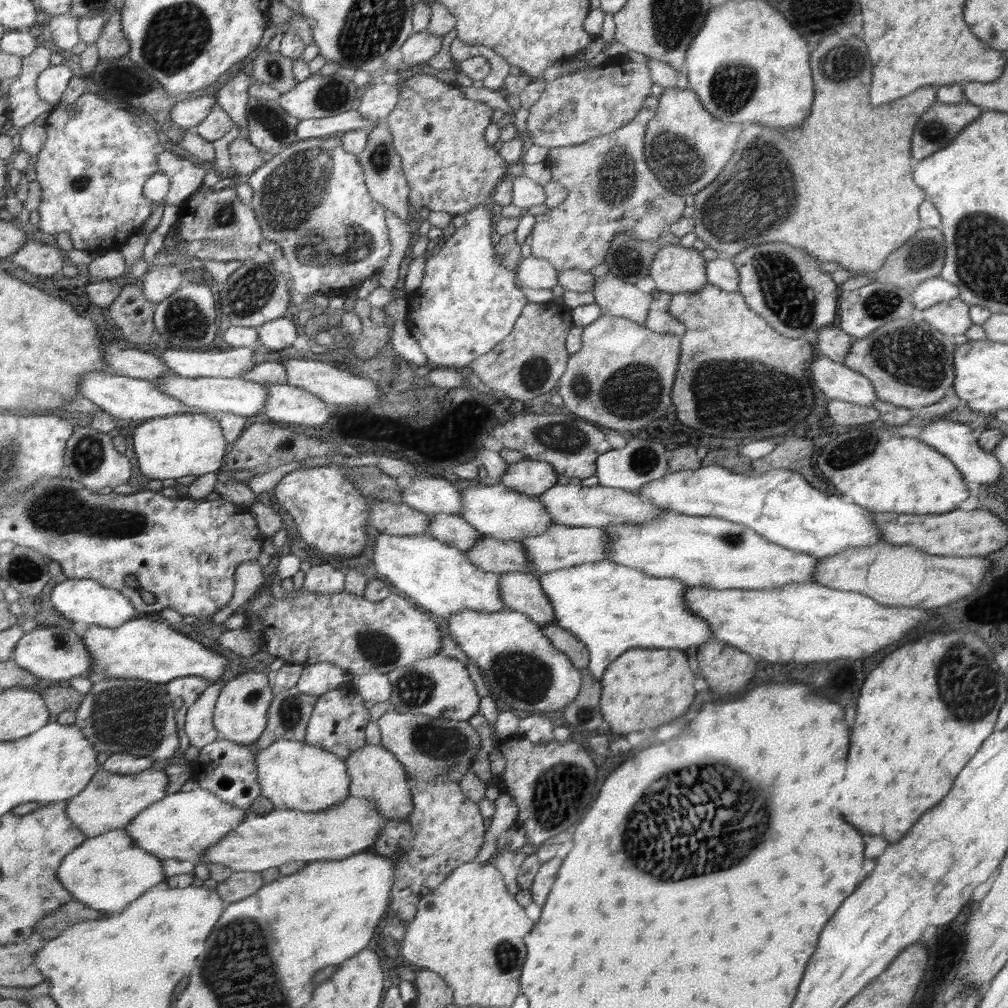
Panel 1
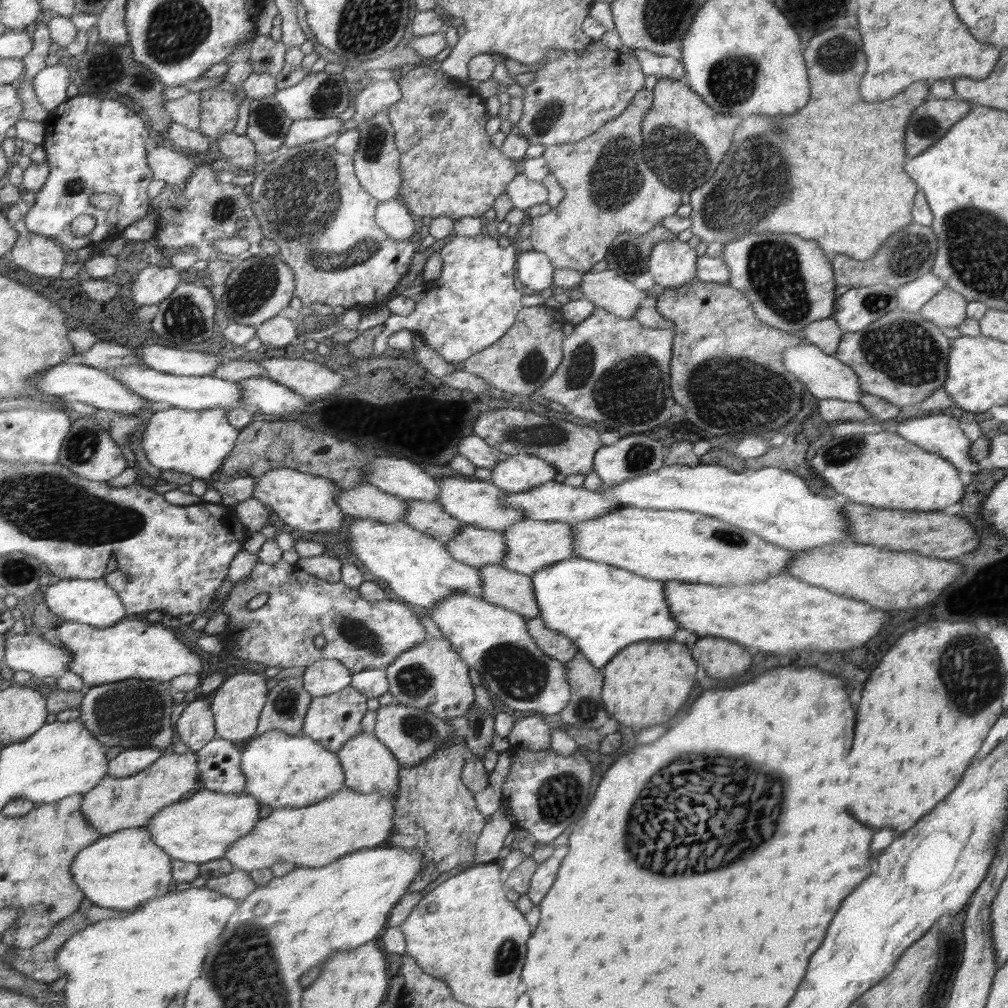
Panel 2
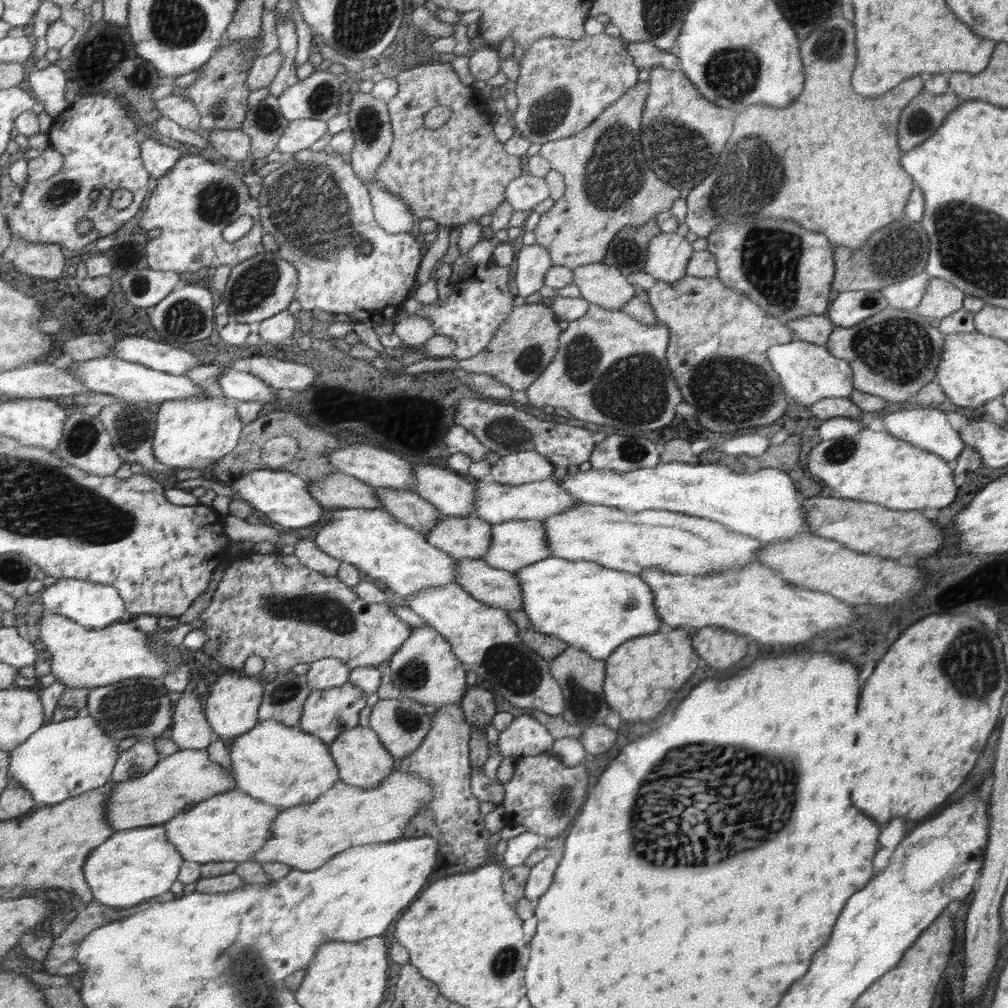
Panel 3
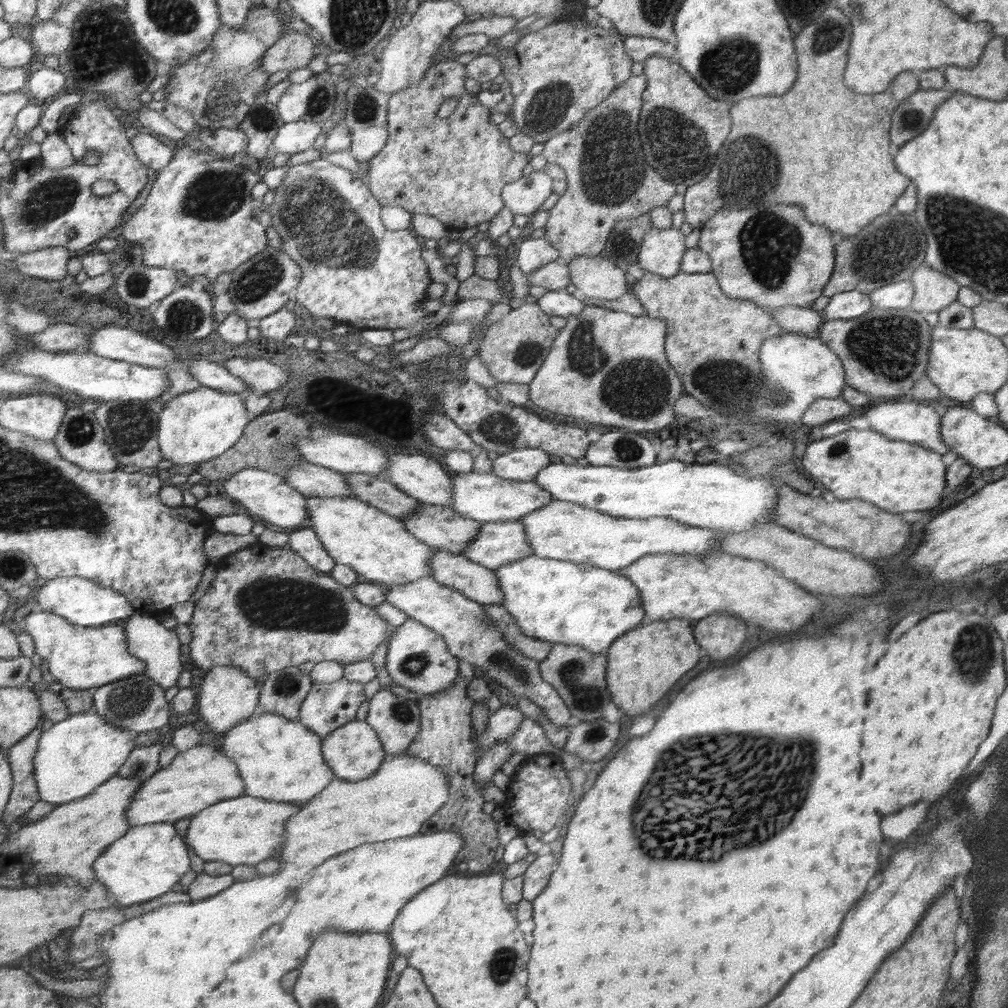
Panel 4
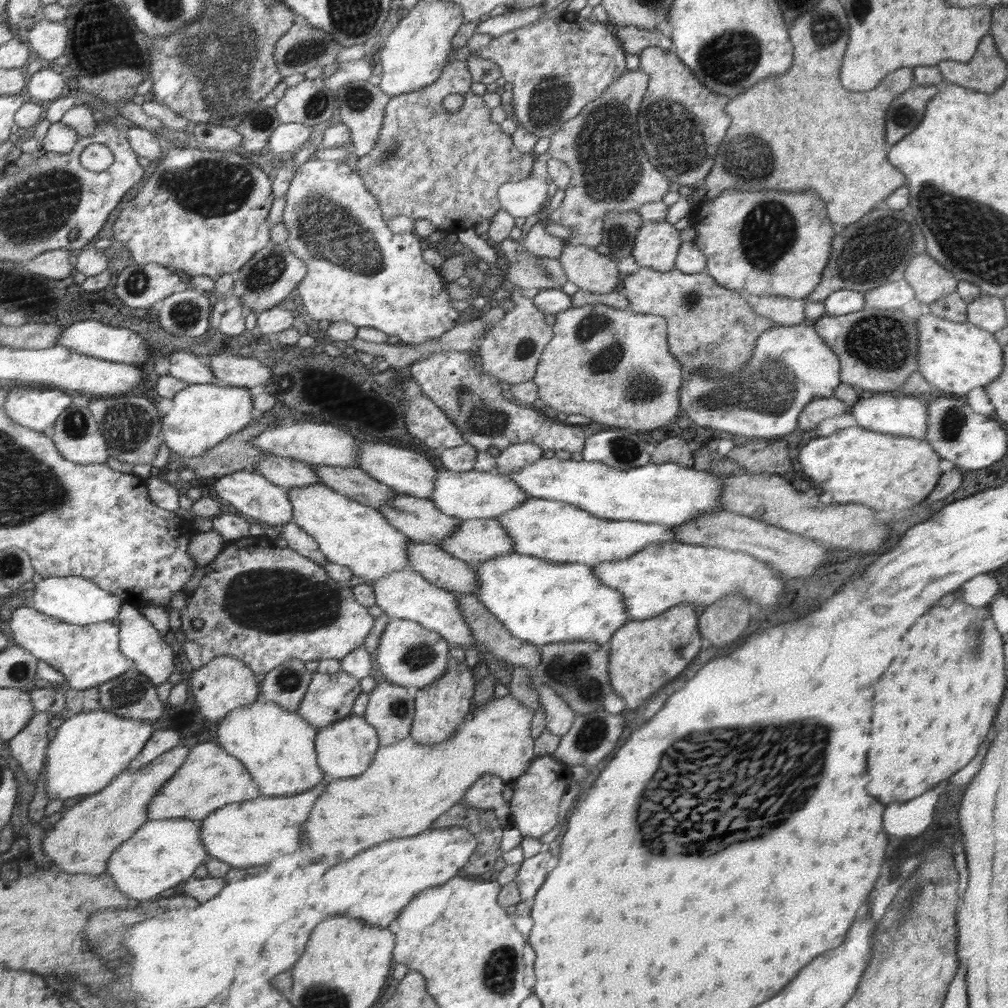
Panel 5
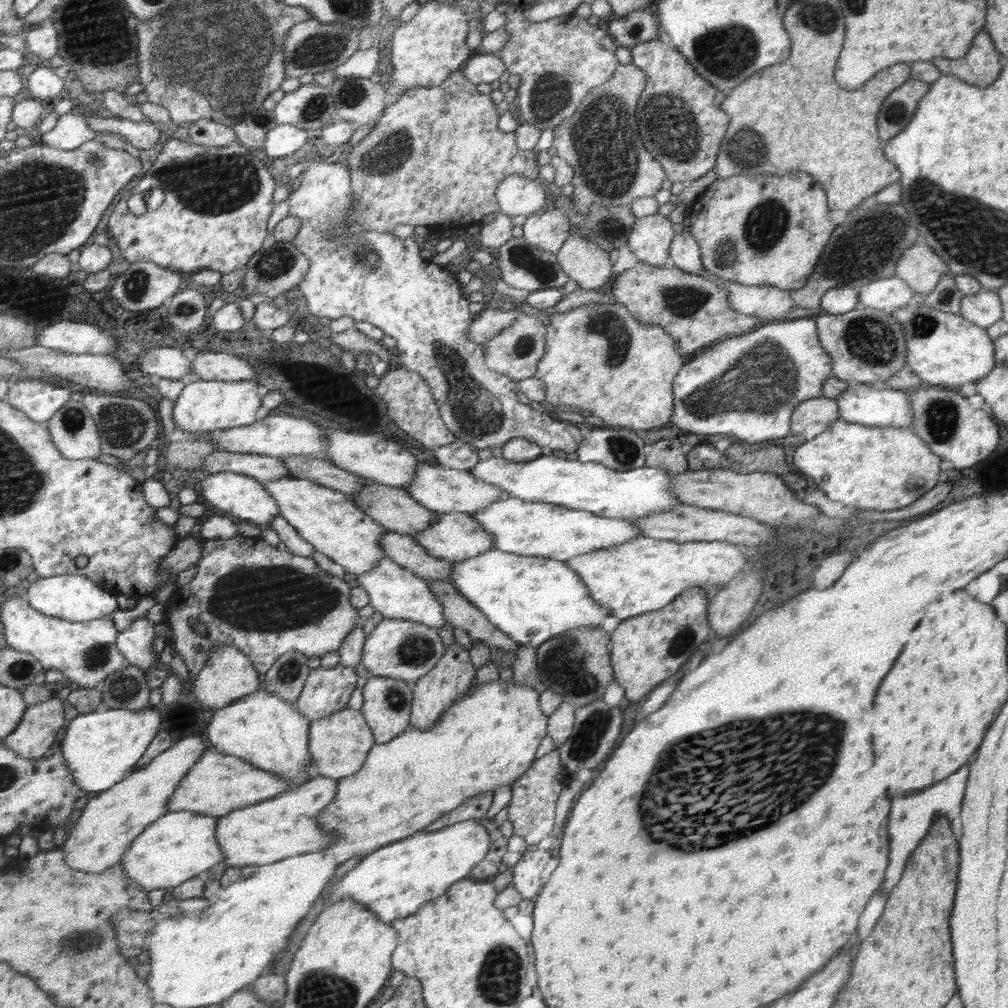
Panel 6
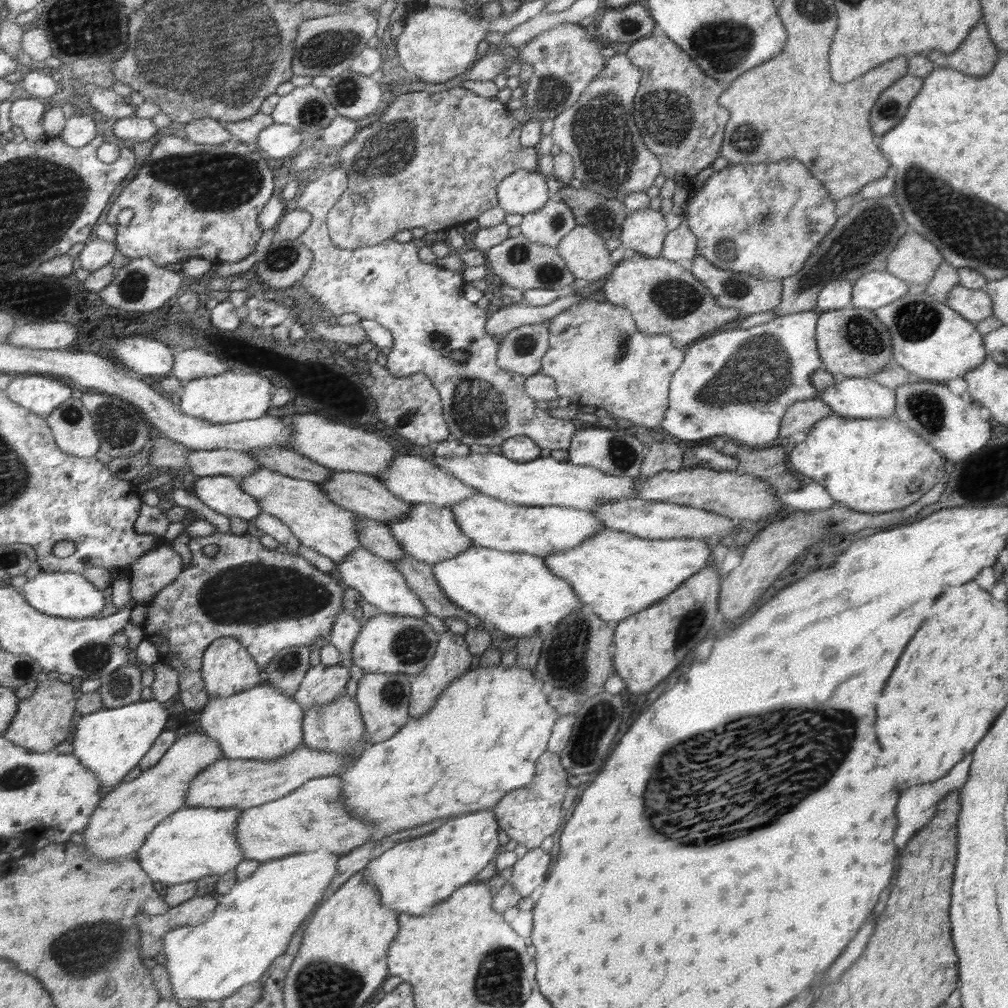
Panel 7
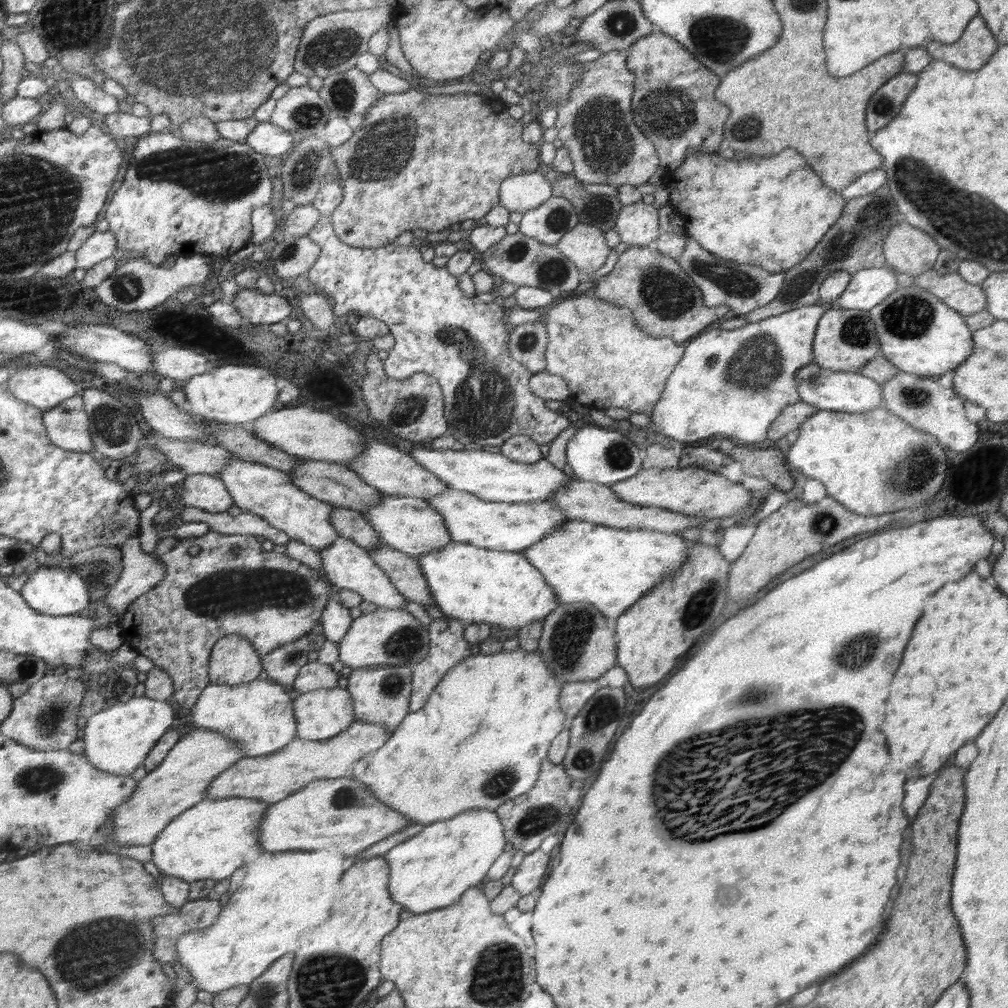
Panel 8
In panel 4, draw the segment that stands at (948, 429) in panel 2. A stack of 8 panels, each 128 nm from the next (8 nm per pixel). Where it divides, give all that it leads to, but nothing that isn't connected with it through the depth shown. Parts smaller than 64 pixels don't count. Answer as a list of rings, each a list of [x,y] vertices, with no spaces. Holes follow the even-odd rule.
[[[900,399],[880,400],[861,410],[860,413],[865,415],[874,431],[882,433],[883,436],[919,444],[934,452],[940,452],[940,455],[946,455],[951,451],[950,446],[943,440],[943,421],[940,421],[940,416],[932,410],[932,406],[924,405],[923,402],[902,402]]]

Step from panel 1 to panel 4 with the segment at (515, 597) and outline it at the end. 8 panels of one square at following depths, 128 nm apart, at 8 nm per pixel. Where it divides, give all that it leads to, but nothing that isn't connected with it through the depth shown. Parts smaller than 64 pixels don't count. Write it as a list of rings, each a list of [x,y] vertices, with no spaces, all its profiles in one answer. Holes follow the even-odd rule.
[[[436,550],[431,560],[431,570],[432,579],[458,589],[482,605],[503,602],[499,574],[462,554]]]

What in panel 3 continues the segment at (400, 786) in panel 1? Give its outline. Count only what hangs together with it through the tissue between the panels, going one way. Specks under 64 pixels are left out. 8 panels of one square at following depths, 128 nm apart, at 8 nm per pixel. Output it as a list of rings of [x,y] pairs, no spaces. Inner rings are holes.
[[[359,725],[344,731],[330,744],[330,751],[339,767],[339,781],[347,785],[365,789],[378,787],[395,768],[396,758],[388,752],[378,733],[369,726]]]

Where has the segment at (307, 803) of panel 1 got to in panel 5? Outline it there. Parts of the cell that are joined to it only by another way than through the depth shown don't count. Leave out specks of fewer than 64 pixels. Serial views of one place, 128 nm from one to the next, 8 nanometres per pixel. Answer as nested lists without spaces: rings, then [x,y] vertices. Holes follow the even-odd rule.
[[[264,699],[232,711],[217,730],[219,743],[243,761],[243,765],[264,796],[294,796],[310,790],[325,780],[326,773],[318,765],[315,740],[318,728],[298,712],[288,712]]]

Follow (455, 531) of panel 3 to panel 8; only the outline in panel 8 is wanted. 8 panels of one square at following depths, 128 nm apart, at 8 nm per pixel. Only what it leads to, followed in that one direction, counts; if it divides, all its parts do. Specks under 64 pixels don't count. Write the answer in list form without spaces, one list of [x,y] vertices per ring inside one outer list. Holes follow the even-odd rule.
[[[298,460],[298,466],[291,472],[291,480],[296,486],[304,490],[304,493],[311,494],[312,497],[326,501],[332,506],[348,507],[364,512],[370,507],[376,507],[383,503],[384,494],[374,485],[368,485],[359,473],[346,468],[344,465],[332,464],[326,460]]]

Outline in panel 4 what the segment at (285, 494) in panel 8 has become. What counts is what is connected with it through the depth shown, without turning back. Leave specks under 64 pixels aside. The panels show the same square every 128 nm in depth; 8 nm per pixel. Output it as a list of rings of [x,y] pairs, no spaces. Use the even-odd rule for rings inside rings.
[[[308,497],[307,504],[311,529],[337,564],[350,566],[366,580],[384,583],[388,587],[432,576],[431,560],[437,549],[412,536],[401,519],[355,497]]]

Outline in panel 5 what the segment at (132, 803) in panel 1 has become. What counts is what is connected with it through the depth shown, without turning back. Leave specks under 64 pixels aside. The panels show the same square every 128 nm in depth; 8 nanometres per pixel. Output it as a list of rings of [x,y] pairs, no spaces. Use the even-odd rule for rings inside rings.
[[[214,742],[196,745],[188,762],[152,801],[149,815],[152,821],[164,819],[190,819],[204,821],[213,812],[232,803],[258,798],[262,792],[243,761]]]

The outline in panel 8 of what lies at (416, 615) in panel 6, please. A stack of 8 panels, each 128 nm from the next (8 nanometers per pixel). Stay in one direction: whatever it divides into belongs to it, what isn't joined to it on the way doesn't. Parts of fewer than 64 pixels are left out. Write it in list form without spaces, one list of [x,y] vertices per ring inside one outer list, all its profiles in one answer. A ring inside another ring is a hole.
[[[347,538],[336,539],[327,550],[320,551],[322,566],[320,570],[328,580],[332,581],[332,586],[337,590],[348,589],[357,592],[364,601],[370,601],[386,609],[404,609],[406,598],[396,590],[388,575],[380,569],[379,564],[372,558],[367,549],[363,549],[355,541]]]

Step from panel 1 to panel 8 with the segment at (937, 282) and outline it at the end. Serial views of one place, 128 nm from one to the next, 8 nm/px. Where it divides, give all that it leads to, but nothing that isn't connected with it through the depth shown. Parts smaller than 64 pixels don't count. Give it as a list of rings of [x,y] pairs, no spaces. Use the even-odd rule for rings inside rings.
[[[888,266],[864,269],[851,275],[847,290],[829,307],[869,311],[896,292],[899,286],[896,273]]]

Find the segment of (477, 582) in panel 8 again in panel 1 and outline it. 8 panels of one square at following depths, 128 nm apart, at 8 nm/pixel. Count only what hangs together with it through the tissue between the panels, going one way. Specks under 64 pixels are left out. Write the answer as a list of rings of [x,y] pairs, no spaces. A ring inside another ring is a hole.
[[[606,559],[599,563],[579,564],[558,569],[556,572],[544,573],[539,580],[555,607],[555,624],[586,645],[589,654],[586,668],[596,681],[602,680],[612,662],[633,648],[687,650],[690,646],[698,648],[714,639],[714,629],[711,625],[702,616],[695,616],[695,613],[691,612],[686,601],[690,585],[684,584],[682,580],[650,576],[644,573],[644,570],[616,564]]]

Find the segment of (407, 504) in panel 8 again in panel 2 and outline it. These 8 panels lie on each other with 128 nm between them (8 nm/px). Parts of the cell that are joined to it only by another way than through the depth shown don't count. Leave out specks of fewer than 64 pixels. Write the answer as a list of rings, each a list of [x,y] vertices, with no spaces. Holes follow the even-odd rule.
[[[524,519],[514,526],[504,527],[502,533],[508,540],[508,552],[501,565],[512,569],[513,572],[532,577],[544,567],[550,567],[564,559],[578,557],[574,551],[575,529],[570,523]]]

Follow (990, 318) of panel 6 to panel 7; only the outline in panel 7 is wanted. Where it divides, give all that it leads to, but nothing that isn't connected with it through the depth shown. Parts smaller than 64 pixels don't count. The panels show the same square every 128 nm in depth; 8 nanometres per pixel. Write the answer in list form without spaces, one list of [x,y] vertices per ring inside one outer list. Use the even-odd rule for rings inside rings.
[[[960,282],[949,290],[947,305],[975,324],[990,318],[994,312],[994,301],[989,293],[962,286]]]

